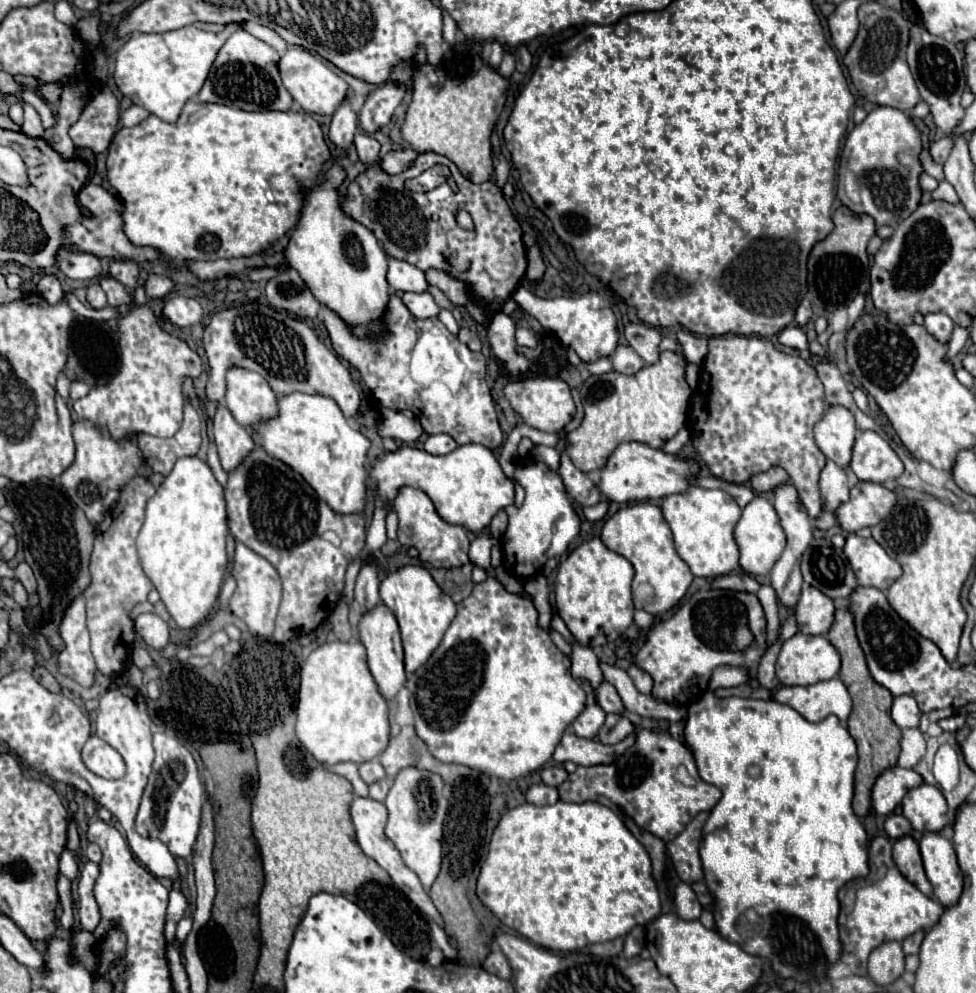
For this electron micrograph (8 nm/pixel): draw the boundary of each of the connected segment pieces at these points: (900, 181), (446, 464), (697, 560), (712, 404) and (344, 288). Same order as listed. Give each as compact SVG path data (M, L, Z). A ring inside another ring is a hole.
M895 107L873 109L847 137L839 171L837 197L855 215L873 217L875 225L897 225L907 219L921 203L919 177L923 165L919 153L923 149L921 131L913 119Z
M461 445L449 455L429 455L417 447L399 447L395 453L385 453L369 467L373 489L385 499L393 501L397 491L405 485L421 489L433 501L437 513L449 525L463 525L467 531L481 533L489 527L493 515L515 499L515 483L505 477L497 457L483 445Z
M693 485L687 493L669 495L663 501L661 511L673 531L679 557L689 565L695 577L719 577L739 567L739 547L733 529L741 517L741 507L729 493Z
M711 337L709 353L701 367L701 379L697 389L693 391L693 409L689 421L693 429L693 445L711 473L729 483L745 483L751 475L767 471L769 467L783 467L789 473L791 483L799 491L799 499L809 517L817 519L823 507L817 481L827 459L813 439L813 427L825 415L825 407L825 393L819 377L815 369L799 355L787 355L775 349L771 341L759 337Z
M335 157L333 165L325 171L325 179L305 191L297 227L285 249L285 265L293 267L303 281L307 281L307 287L319 303L333 309L347 325L351 325L355 335L377 337L385 331L381 317L389 301L389 285L385 279L387 255L365 225L351 221L351 217L343 213L337 189L347 173L339 161L341 157Z

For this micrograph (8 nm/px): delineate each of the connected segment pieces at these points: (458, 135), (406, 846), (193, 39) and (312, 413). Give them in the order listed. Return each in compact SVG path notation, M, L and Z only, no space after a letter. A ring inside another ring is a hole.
M463 41L457 47L445 47L439 65L419 65L413 73L413 99L401 127L403 139L417 153L439 153L451 159L471 183L485 183L493 175L491 131L505 105L509 81L495 69L483 65L481 47Z
M405 767L397 773L389 795L385 799L385 807L389 811L389 821L385 827L385 835L399 849L405 865L413 869L423 883L425 889L431 887L439 873L439 865L443 859L441 839L443 839L443 821L447 815L447 799L443 797L443 779L437 773L423 771L417 767ZM423 781L423 787L421 787ZM419 793L423 793L423 805L419 801Z
M193 25L167 33L133 33L117 51L117 71L113 79L119 91L135 105L147 109L167 123L175 123L183 105L203 87L217 51L227 37L229 31L207 33Z
M291 393L279 399L279 417L257 427L263 449L287 463L335 509L335 513L361 513L367 503L367 451L371 441L341 413L339 405L323 395Z

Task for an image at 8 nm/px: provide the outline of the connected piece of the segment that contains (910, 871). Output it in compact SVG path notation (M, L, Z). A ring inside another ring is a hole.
M901 837L893 843L893 861L907 881L911 881L923 895L935 899L931 883L927 881L925 871L923 871L919 845L913 837Z

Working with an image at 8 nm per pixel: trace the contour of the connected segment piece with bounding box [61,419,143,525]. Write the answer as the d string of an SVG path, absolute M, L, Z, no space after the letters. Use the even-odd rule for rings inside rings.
M75 421L73 423L73 439L77 445L77 455L73 465L61 475L61 485L67 489L69 497L79 505L87 519L93 525L99 525L105 515L103 497L109 489L121 489L135 477L139 465L143 463L143 455L135 443L129 441L115 441L103 429L99 429L93 421Z

